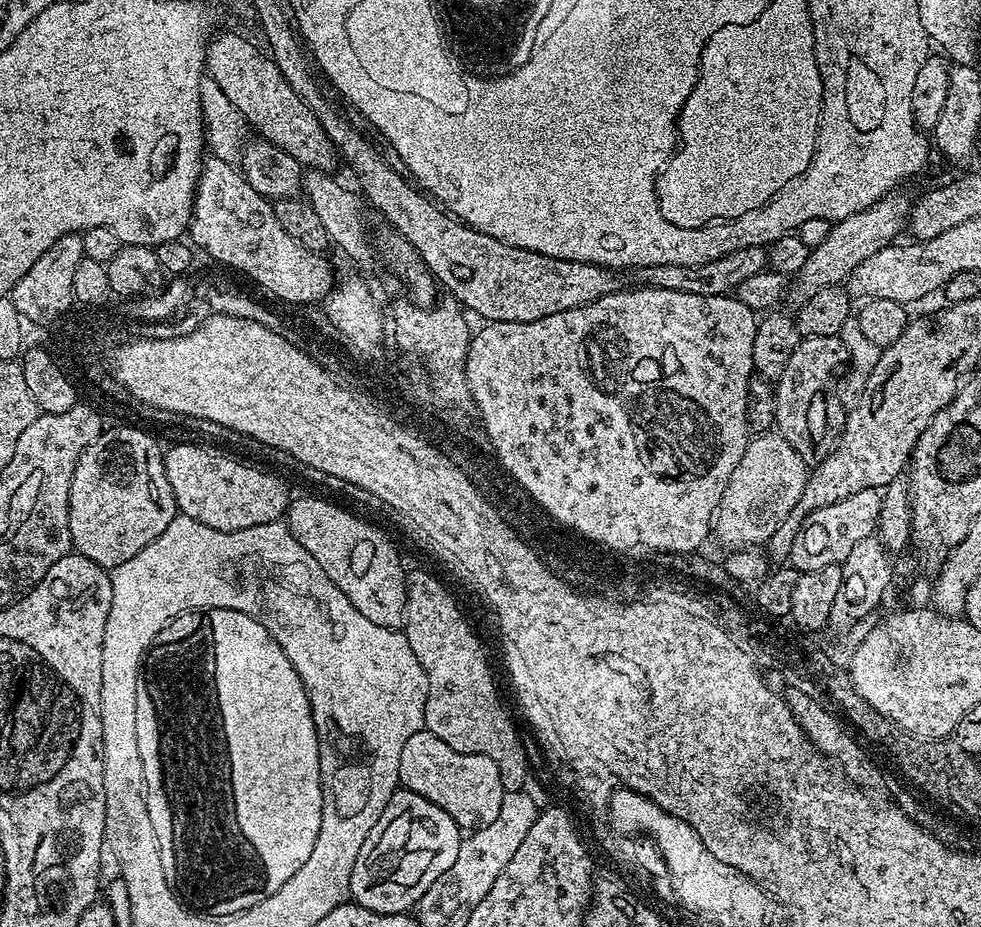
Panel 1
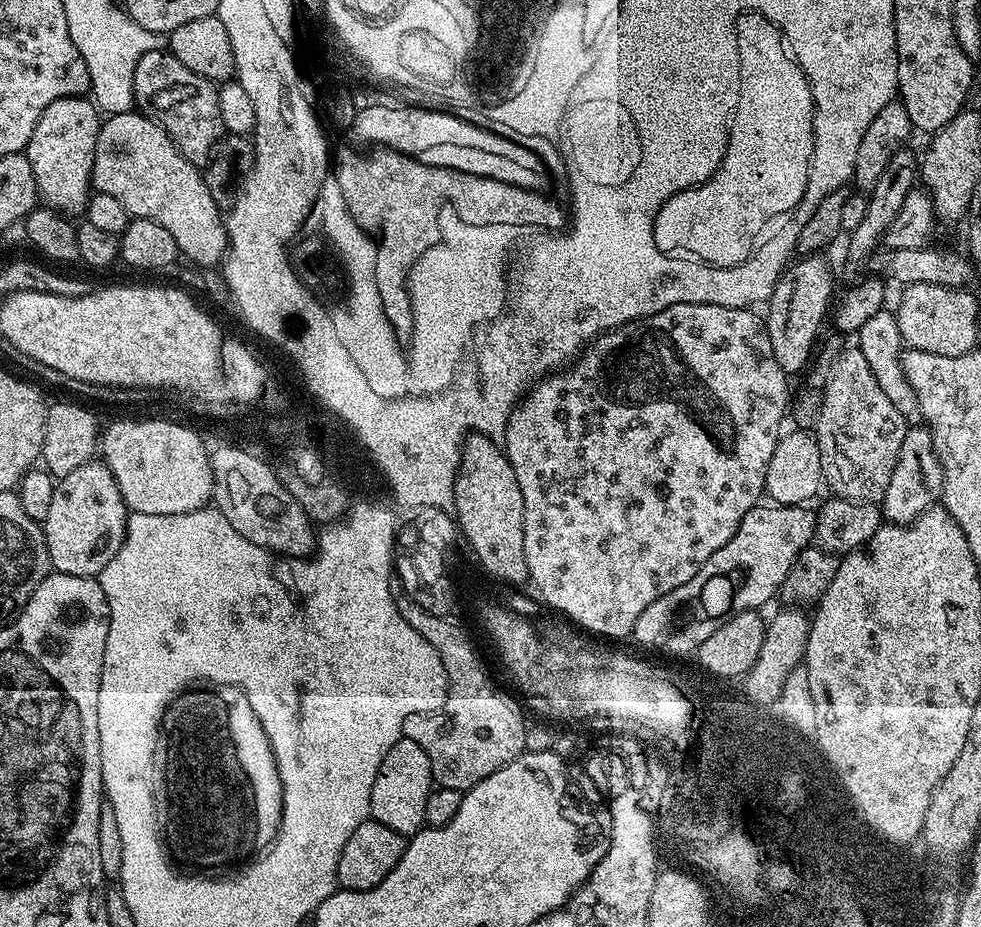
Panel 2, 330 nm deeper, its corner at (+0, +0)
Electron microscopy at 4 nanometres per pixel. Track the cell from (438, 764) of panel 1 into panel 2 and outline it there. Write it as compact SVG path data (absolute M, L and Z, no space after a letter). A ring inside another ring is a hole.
M403 736L390 748L371 790L371 819L405 836L415 835L425 823L428 800L434 788L432 763L422 746Z

